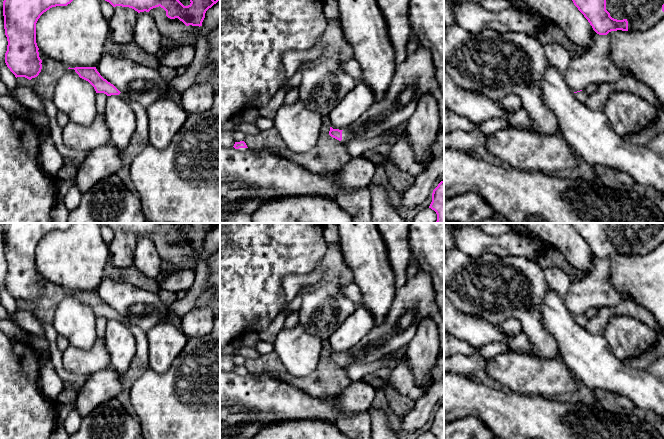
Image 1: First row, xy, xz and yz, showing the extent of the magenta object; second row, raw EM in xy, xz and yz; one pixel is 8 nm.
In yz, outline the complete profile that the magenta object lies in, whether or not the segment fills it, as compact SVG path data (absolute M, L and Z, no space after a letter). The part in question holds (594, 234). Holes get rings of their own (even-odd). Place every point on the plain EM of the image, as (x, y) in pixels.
M571 223L599 259L611 255L644 255L664 241L664 223Z

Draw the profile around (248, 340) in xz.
M251 332L245 334L241 337L241 345L237 348L234 348L234 354L240 353L241 349L244 347L253 347L259 341L258 333Z

